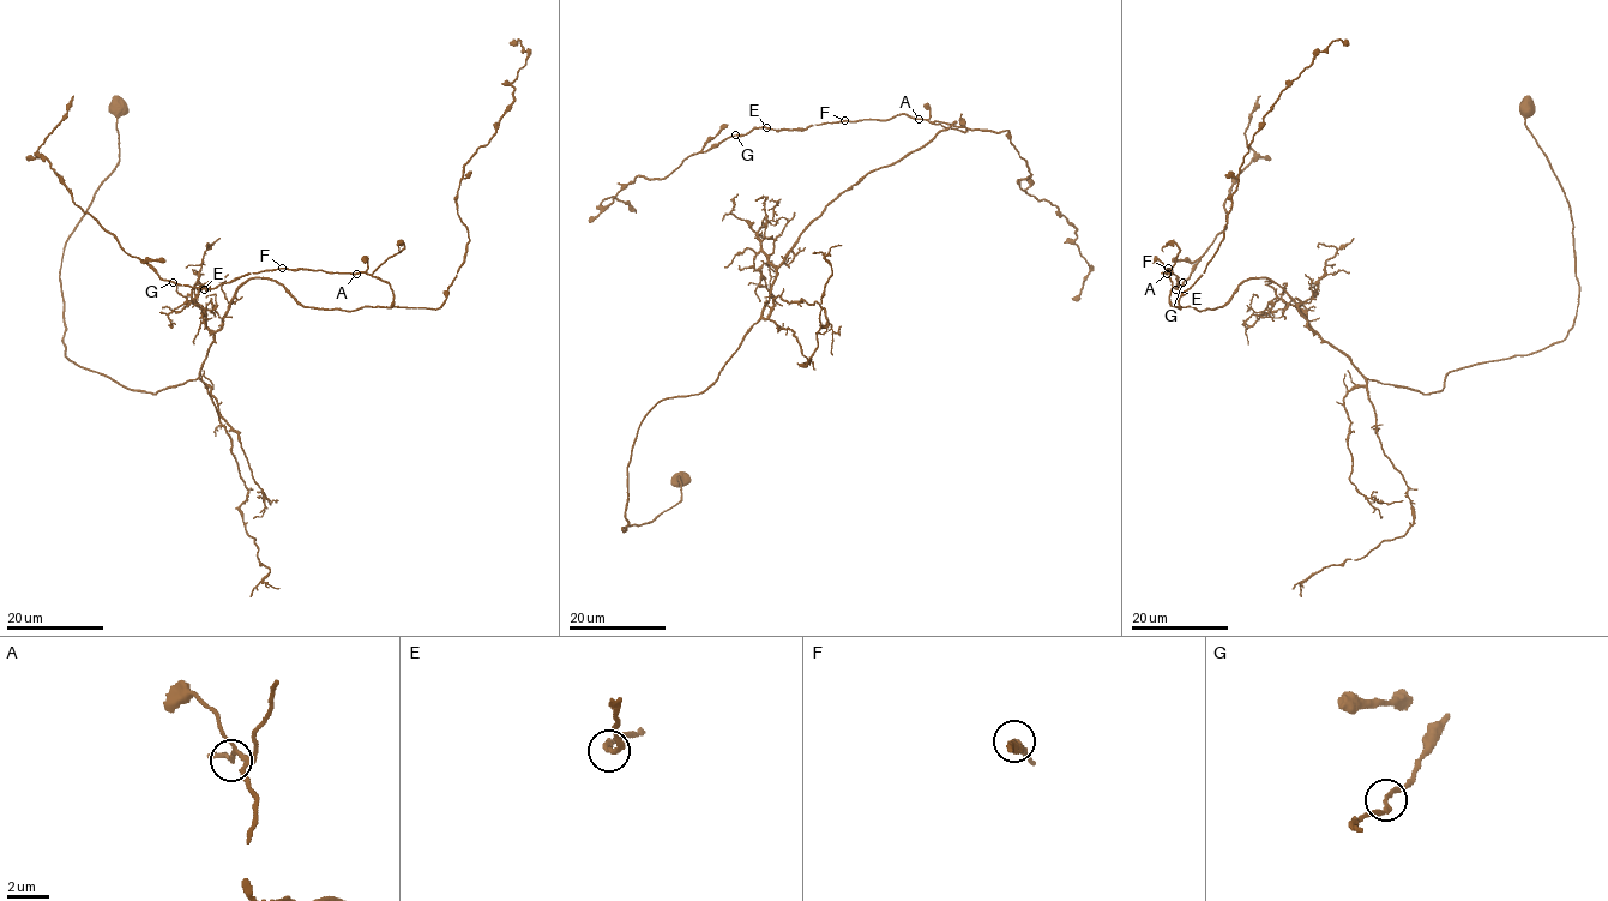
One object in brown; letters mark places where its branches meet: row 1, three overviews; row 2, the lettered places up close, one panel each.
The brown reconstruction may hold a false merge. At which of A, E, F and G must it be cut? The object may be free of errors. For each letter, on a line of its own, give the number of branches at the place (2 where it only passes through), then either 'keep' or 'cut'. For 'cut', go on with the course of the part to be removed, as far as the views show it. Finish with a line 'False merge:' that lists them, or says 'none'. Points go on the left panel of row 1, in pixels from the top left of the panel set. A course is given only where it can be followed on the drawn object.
A: branches 2; keep
E: branches 2; keep
F: branches 2; keep
G: branches 2; keep
False merge: none

